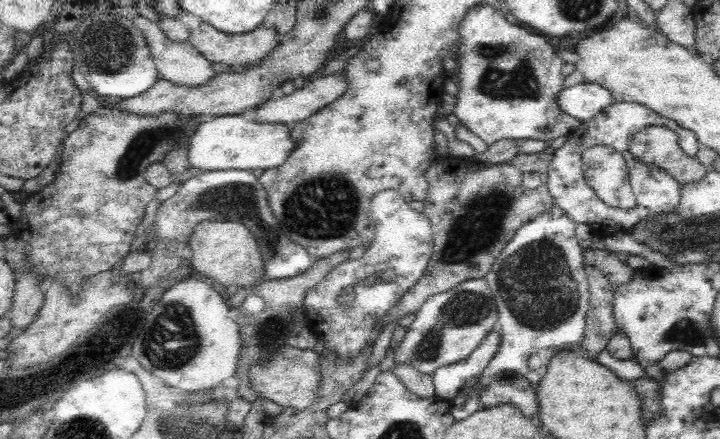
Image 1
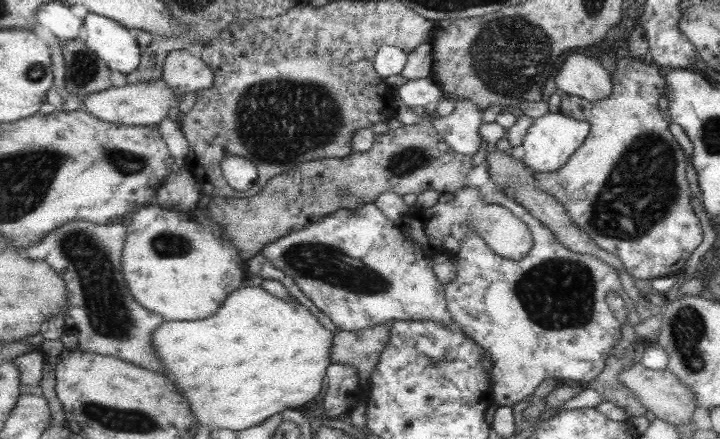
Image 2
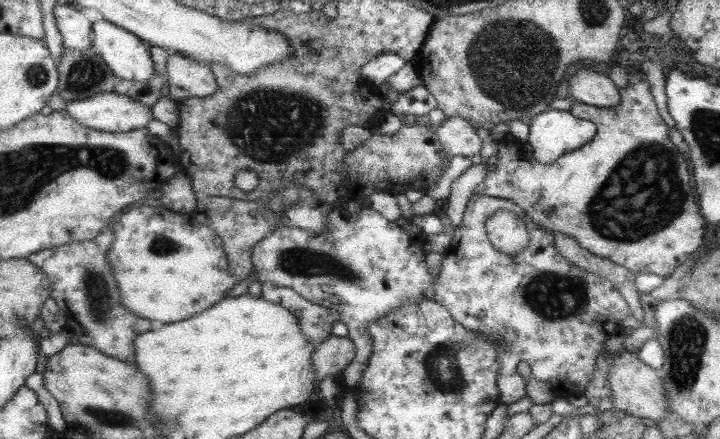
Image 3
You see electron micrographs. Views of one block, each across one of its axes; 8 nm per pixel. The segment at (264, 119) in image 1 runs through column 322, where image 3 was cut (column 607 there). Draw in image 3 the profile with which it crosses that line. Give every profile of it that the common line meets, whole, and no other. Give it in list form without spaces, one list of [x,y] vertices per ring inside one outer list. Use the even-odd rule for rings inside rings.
[[[577,66],[569,78],[568,97],[597,108],[615,108],[619,92],[607,74]]]

